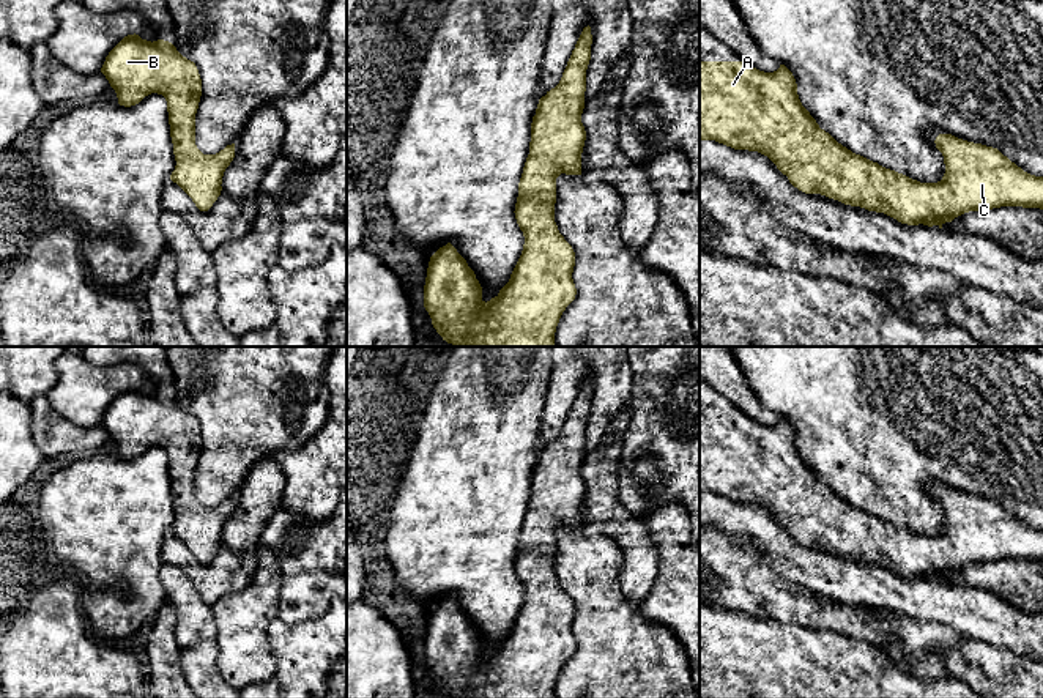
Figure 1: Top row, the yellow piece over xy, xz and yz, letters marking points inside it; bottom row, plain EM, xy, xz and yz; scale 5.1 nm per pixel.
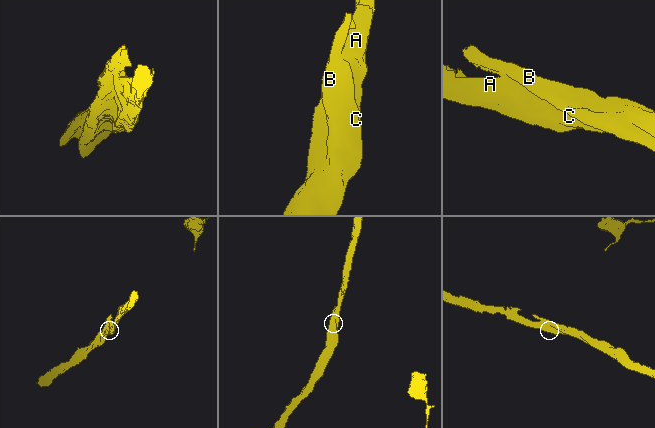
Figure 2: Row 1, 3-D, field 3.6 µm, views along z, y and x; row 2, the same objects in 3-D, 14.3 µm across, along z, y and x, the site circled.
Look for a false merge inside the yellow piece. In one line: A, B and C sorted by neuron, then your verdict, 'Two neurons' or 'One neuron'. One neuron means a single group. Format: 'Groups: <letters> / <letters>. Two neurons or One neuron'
Groups: A B C. One neuron

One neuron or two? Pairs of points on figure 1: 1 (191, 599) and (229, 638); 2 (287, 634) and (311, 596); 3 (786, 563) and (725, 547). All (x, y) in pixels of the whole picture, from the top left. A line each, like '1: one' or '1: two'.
1: two
2: two
3: two

